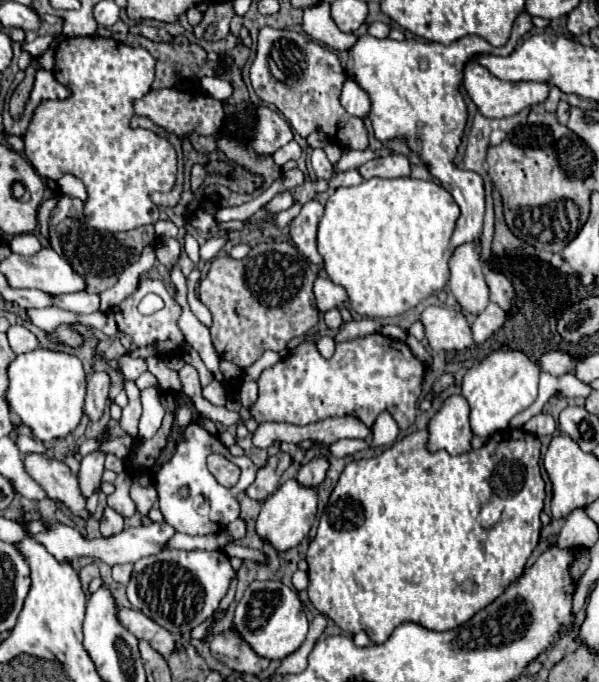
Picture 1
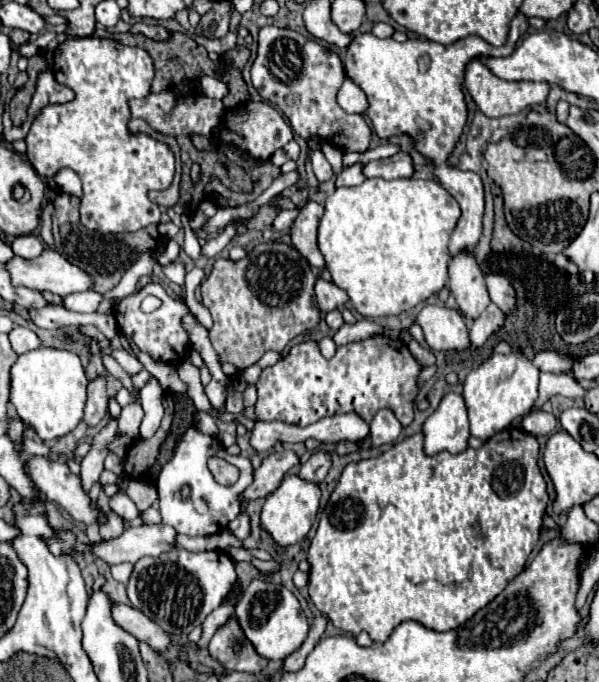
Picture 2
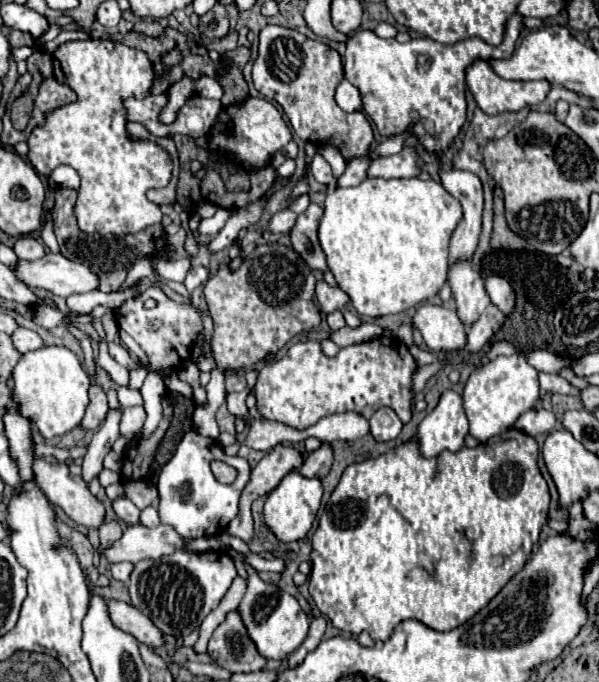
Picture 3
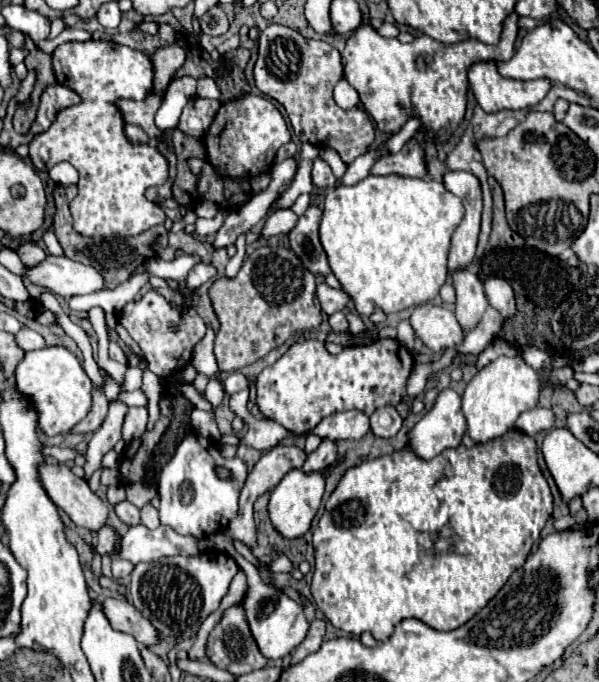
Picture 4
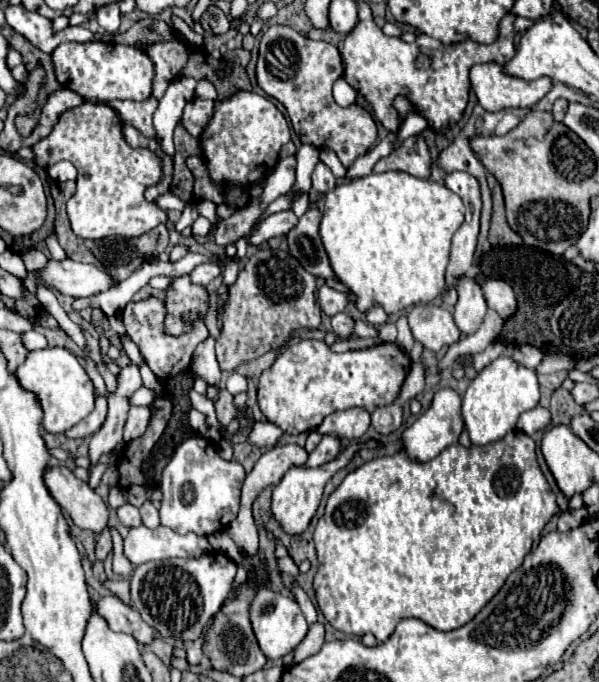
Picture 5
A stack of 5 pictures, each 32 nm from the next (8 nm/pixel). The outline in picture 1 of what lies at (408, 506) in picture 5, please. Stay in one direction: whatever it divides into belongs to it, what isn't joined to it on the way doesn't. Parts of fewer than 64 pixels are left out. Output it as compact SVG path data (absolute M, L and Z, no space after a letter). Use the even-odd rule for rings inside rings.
M508 428L504 432L494 434L482 448L470 450L460 456L450 456L444 450L430 454L426 450L426 438L428 436L422 436L422 430L418 430L418 432L402 438L400 442L392 444L386 452L382 452L376 458L350 462L344 468L334 492L330 494L330 500L320 516L316 538L310 542L310 548L306 554L308 576L310 576L308 596L310 596L310 602L314 604L314 608L318 612L326 614L328 618L332 618L334 624L340 630L344 630L346 634L354 636L360 630L364 630L374 644L386 642L390 638L392 630L402 622L416 622L428 630L438 630L438 632L452 630L452 628L468 622L478 610L482 610L490 602L494 602L524 572L526 560L530 558L532 550L536 548L536 544L540 540L540 530L542 530L540 512L542 512L544 500L546 500L546 490L544 490L546 484L542 480L540 466L538 466L540 440L534 434L520 430L520 428L518 430Z

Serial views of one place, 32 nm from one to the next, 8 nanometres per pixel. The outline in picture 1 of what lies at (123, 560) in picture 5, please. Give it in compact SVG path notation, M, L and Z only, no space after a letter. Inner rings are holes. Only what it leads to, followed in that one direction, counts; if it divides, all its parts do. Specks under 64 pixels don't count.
M118 564L112 568L112 578L120 584L128 584L130 574L132 574L132 564Z

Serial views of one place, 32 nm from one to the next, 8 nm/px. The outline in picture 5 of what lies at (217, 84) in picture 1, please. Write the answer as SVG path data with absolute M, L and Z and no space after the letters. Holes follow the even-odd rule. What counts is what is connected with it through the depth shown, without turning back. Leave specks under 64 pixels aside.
M200 80L198 86L196 86L194 96L196 98L202 98L202 100L216 100L218 98L218 92L216 92L216 88L208 80Z

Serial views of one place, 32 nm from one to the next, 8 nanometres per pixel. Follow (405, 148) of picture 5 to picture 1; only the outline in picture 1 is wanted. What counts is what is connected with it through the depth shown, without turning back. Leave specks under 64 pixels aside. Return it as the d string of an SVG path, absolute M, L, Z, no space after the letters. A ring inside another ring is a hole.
M392 154L386 158L376 158L360 166L360 174L368 180L374 176L380 178L400 178L410 176L410 162L404 154Z

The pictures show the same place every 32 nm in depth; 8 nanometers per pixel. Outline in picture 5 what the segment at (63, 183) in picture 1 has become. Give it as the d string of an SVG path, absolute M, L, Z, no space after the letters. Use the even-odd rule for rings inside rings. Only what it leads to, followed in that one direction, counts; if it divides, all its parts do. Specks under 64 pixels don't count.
M60 160L48 168L48 176L56 182L66 182L66 180L76 180L76 168L68 160Z

